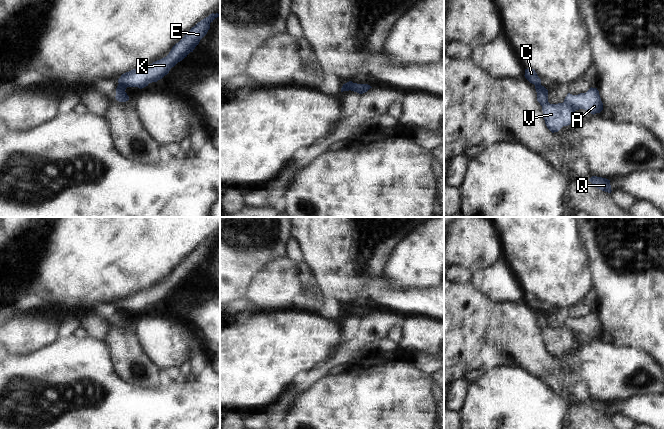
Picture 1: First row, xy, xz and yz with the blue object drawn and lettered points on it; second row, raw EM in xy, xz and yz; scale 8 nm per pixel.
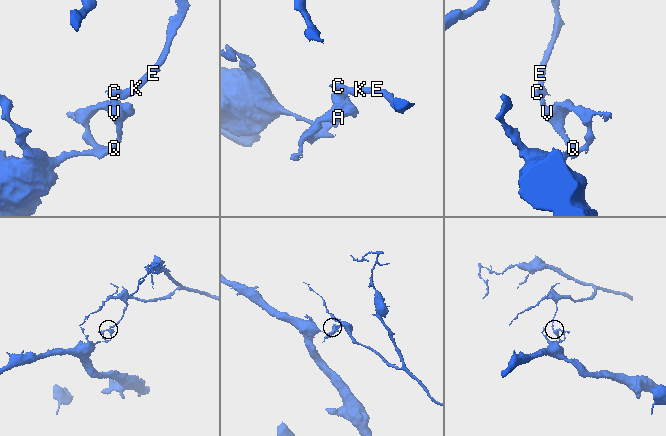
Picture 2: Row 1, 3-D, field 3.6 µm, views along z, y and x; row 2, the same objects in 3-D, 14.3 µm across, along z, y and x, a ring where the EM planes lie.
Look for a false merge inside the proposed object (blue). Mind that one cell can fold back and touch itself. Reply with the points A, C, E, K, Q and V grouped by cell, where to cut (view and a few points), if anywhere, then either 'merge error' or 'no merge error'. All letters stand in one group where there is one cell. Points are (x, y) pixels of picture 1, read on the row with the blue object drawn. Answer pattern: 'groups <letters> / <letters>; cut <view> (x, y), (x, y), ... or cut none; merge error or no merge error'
groups A Q V / C E K; cut xy (118, 84), (126, 87); merge error

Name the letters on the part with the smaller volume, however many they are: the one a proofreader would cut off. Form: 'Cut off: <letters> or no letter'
Cut off: C, E, K.

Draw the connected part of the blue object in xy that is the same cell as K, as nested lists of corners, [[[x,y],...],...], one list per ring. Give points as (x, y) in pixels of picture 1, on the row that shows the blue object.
[[[212,13],[198,22],[178,43],[172,47],[166,57],[141,69],[133,69],[122,74],[118,79],[119,85],[125,87],[138,87],[142,89],[148,86],[149,83],[157,82],[162,79],[169,73],[172,67],[187,57],[190,52],[193,52],[200,40],[210,29],[210,23],[217,17],[219,17],[218,13]]]

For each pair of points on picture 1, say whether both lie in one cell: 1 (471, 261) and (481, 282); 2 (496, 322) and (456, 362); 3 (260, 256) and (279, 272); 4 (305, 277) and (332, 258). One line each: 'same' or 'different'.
1: different
2: same
3: different
4: different

